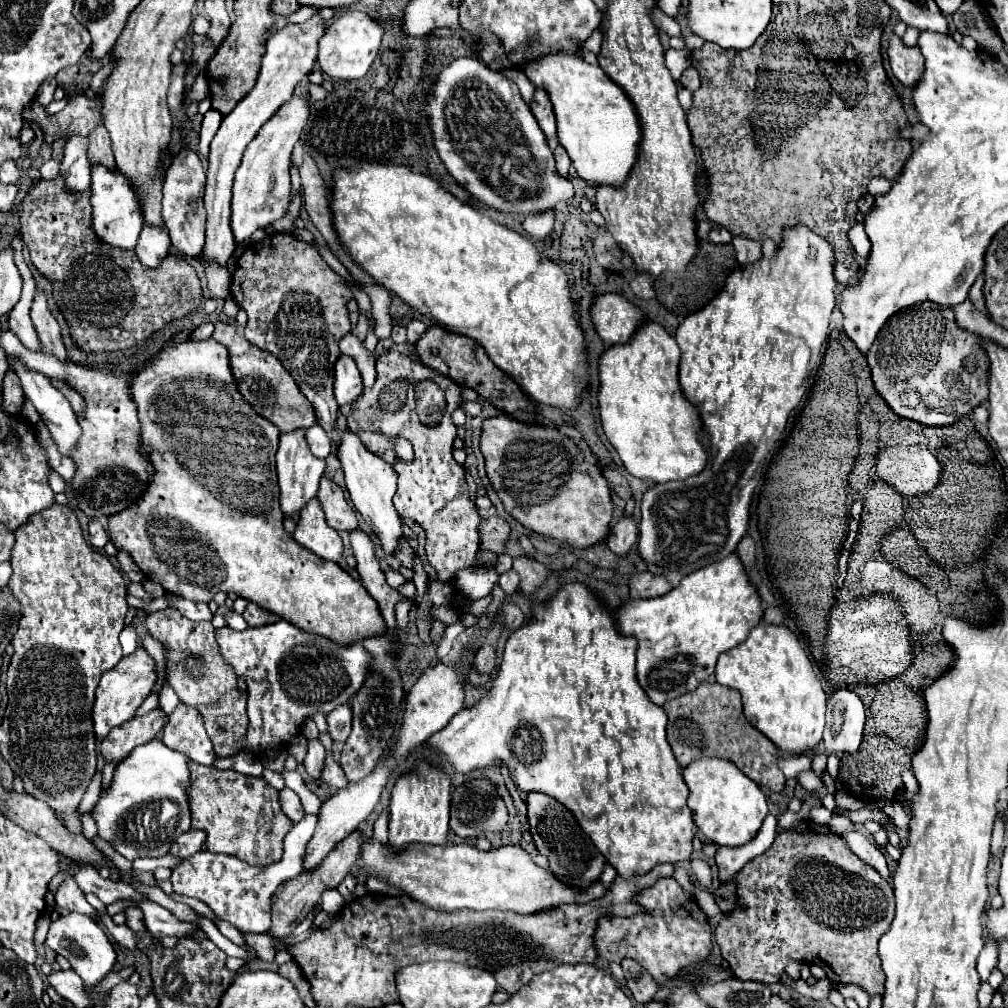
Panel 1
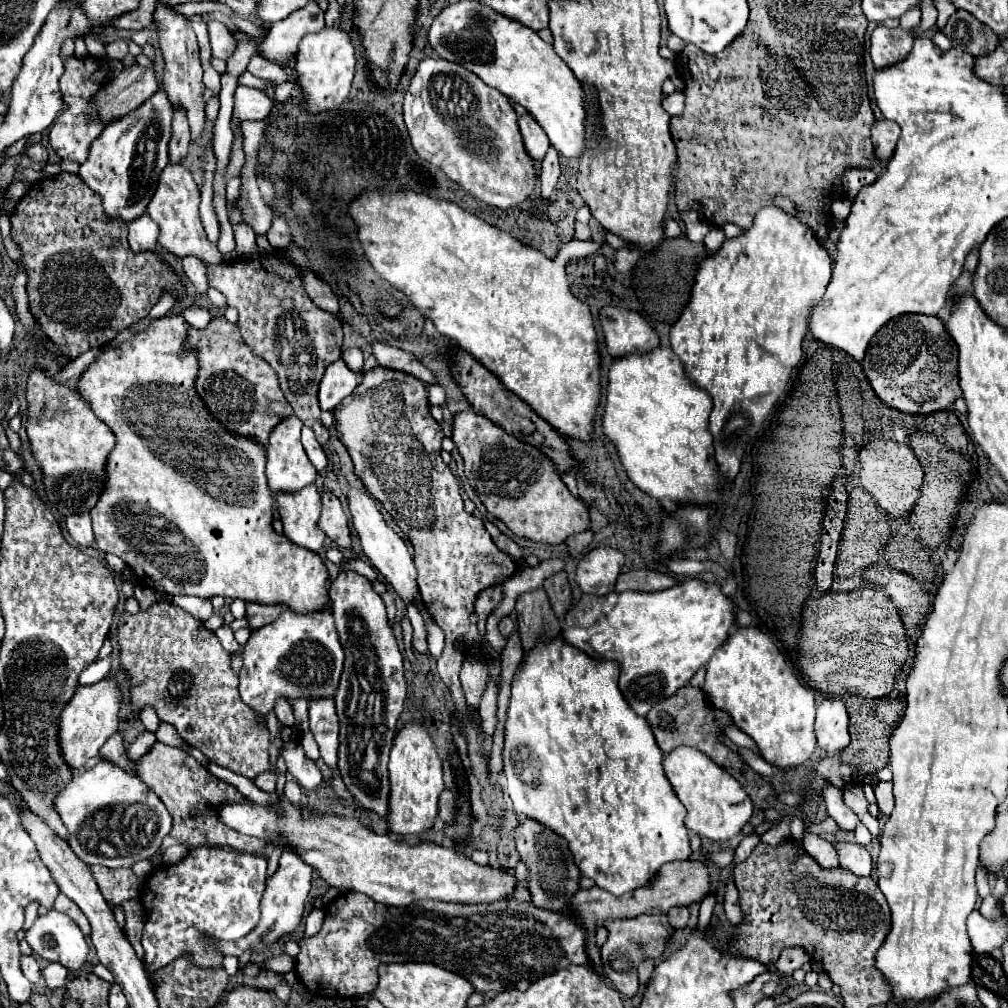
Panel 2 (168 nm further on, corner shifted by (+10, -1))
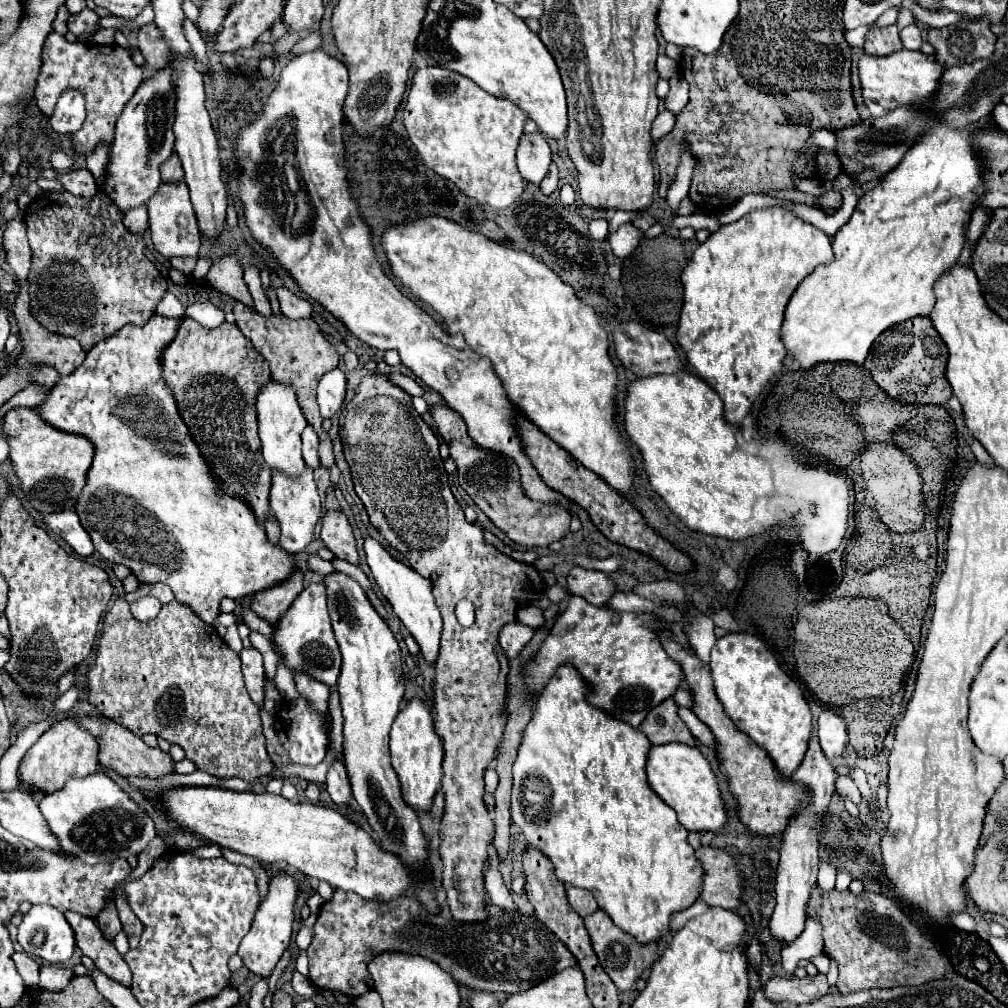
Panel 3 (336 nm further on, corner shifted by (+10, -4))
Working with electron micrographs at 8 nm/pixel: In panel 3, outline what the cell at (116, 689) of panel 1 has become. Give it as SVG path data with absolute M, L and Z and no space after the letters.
M64 718L58 724L54 724L46 734L40 736L40 740L26 752L18 766L18 778L20 784L36 794L52 794L64 788L64 784L70 778L84 778L98 770L98 744L92 734L78 728L74 718Z

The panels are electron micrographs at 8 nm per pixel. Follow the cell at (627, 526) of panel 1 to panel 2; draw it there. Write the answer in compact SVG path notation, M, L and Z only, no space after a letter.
M612 547L592 549L580 563L576 571L576 581L584 593L608 595L614 591L616 577L624 565L624 555Z

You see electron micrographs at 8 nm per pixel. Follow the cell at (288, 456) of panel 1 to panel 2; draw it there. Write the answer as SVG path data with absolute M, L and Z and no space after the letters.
M292 415L288 419L284 419L272 433L270 433L270 443L266 449L266 477L268 477L268 487L272 493L296 493L302 487L310 485L316 481L318 471L314 469L314 465L308 461L302 443L300 443L300 429L302 429L302 421Z

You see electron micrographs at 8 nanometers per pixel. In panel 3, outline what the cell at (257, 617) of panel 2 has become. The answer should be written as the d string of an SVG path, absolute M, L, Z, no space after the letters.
M294 570L286 580L258 592L250 604L250 608L264 620L268 620L272 626L278 624L280 616L290 608L294 598L304 588L304 574L300 570Z

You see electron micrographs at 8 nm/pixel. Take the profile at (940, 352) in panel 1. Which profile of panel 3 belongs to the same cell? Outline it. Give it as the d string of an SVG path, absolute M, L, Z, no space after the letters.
M916 316L884 330L882 336L874 340L864 366L888 396L908 404L944 406L952 396L952 388L946 380L946 360L946 344L934 330L932 322L924 316Z

